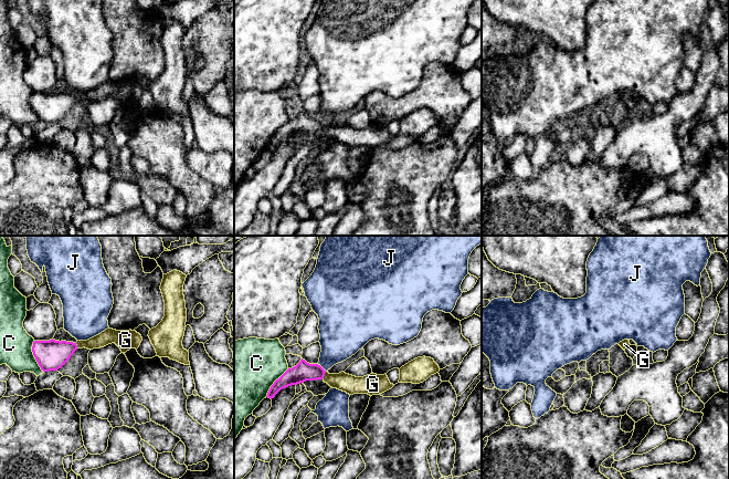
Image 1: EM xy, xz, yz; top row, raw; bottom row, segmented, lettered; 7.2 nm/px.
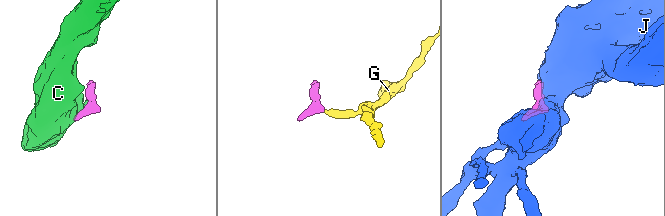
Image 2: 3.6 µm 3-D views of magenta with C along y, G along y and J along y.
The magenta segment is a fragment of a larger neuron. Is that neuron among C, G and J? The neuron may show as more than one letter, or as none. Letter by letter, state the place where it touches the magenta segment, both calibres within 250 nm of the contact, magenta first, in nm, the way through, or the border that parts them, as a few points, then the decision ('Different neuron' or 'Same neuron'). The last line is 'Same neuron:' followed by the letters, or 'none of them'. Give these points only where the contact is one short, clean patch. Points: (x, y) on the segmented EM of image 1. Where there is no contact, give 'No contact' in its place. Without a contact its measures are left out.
C: Touches magenta at xy (34, 356). Thickness 220 nm (magenta) against 240 nm. Different neuron
G: Touches magenta at xz (324, 375). Thickness 140 nm (magenta) against 130 nm. Path across: xz (304, 371), (317, 372), (324, 375), (334, 381), (344, 382). Same neuron
J: Touches magenta at xz (320, 366). Thickness 140 nm (magenta) against 300 nm. Boundary: xz (317, 364), (326, 371). Different neuron
Same neuron: G

